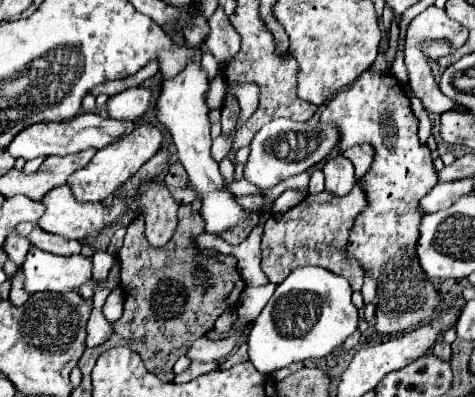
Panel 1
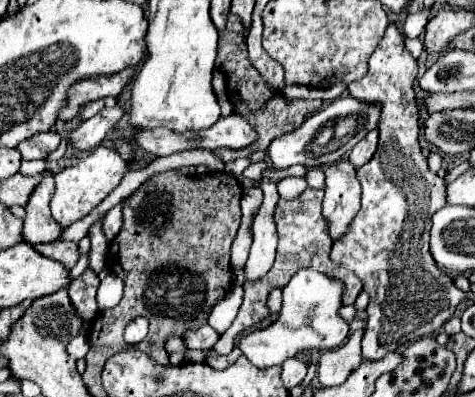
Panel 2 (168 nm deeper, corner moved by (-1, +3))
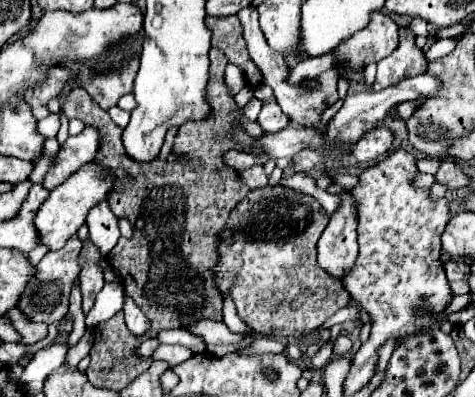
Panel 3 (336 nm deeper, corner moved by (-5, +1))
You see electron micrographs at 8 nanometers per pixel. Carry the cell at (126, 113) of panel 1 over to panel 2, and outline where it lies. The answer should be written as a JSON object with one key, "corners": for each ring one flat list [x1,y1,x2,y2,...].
{"corners":[[117,104,115,108,103,108,97,116,81,122,69,136,69,142,77,150,91,150,97,148,105,136,115,128,119,118,123,116,123,108]]}

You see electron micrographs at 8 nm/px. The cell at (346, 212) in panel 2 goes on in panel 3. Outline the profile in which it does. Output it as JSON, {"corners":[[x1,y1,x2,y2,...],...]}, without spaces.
{"corners":[[351,190,339,194,339,206,331,214,327,228,323,230,317,244,317,260,319,266,325,268,331,276,343,278,347,270,355,264,359,254,357,244,357,206,353,202]]}

